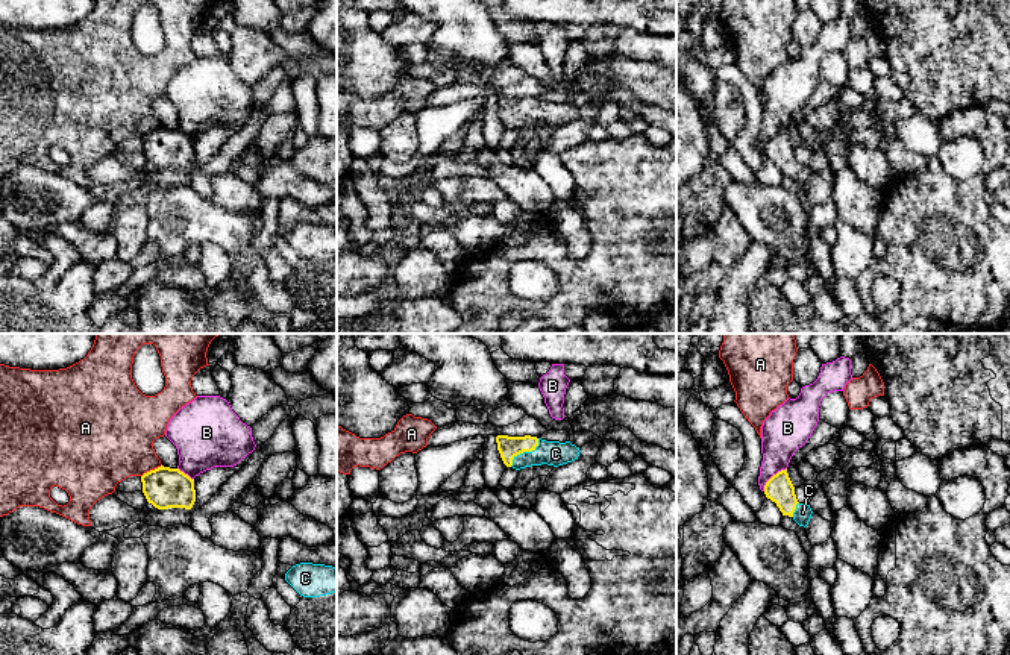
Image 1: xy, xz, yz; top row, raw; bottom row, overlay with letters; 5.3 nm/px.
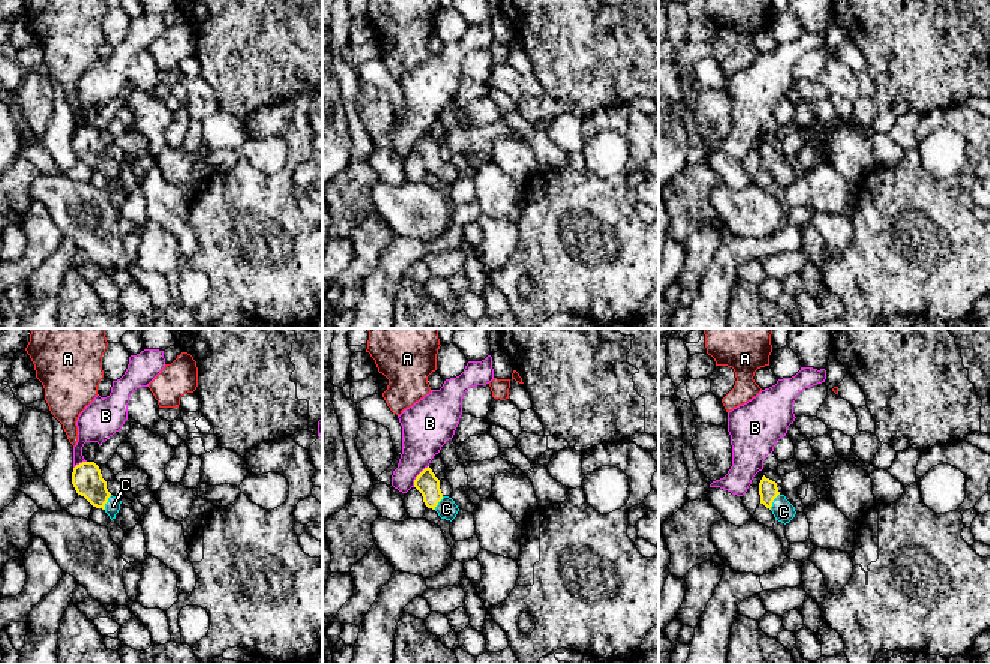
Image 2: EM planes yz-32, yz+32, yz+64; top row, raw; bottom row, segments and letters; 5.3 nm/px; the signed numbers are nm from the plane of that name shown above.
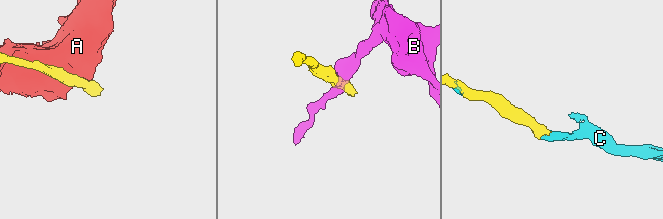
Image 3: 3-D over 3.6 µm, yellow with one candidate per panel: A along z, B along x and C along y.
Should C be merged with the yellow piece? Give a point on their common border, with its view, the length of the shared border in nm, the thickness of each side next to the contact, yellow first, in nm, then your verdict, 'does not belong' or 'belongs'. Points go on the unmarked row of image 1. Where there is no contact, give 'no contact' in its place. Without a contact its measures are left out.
meets yellow in xz at (525, 111); contact 220 nm long; 120 nm thick on the yellow side, 130 nm on the other; belongs

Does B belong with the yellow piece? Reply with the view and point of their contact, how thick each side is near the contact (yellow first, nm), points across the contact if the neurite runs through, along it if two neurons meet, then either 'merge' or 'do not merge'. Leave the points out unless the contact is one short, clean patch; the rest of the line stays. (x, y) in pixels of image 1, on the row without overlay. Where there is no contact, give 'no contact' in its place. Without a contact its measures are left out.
contact yz (772, 137); calibres 150 and 240 nm; border yz (786, 128), (778, 131), (763, 150); do not merge

